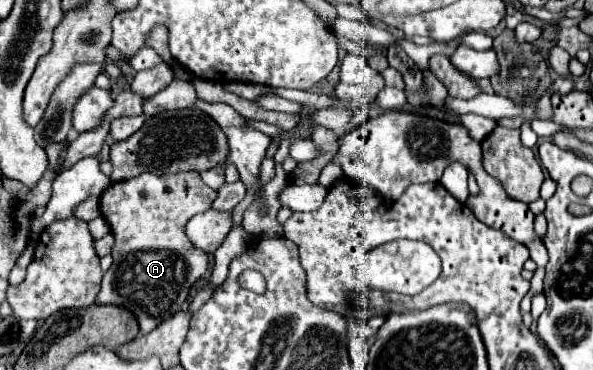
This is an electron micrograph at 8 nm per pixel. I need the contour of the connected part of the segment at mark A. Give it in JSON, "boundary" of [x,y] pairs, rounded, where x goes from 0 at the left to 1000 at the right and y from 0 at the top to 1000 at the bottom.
{"boundary":[[[327,459],[273,476],[243,465],[229,481],[185,497],[169,530],[169,573],[192,632],[192,708],[175,735],[162,822],[189,822],[223,843],[239,908],[304,843],[320,773],[351,724],[351,692],[324,670],[324,654],[310,632],[310,605],[327,578],[347,573],[364,530]]]}

